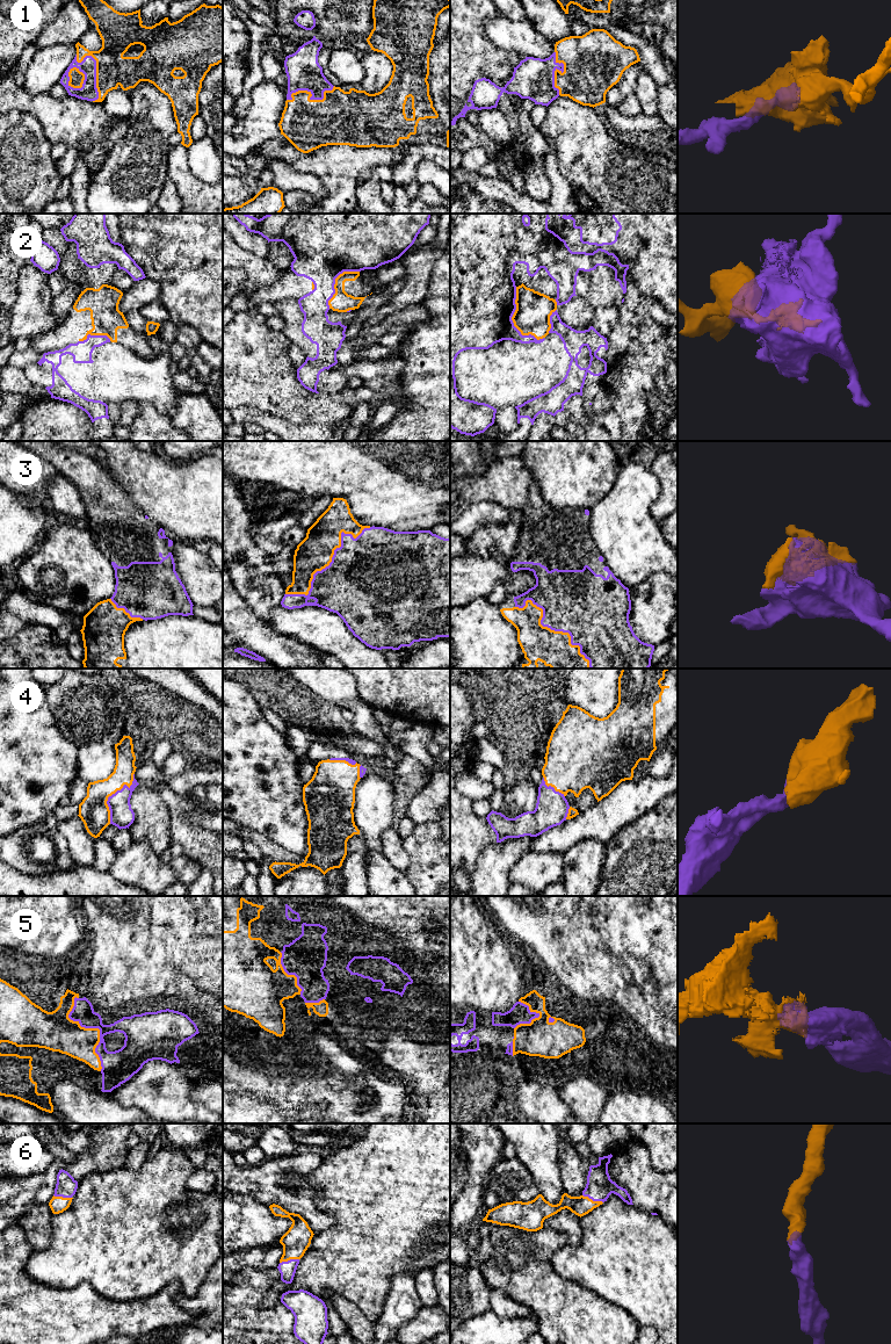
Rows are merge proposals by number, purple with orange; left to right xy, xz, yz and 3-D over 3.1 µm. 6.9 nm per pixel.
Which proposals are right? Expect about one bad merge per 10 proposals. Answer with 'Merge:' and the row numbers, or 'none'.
Merge: 1, 3, 4, 5, 6

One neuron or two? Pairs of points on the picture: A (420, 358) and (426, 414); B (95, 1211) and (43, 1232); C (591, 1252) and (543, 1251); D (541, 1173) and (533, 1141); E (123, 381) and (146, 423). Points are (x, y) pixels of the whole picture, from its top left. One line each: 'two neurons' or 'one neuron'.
A: one neuron
B: two neurons
C: two neurons
D: one neuron
E: two neurons

